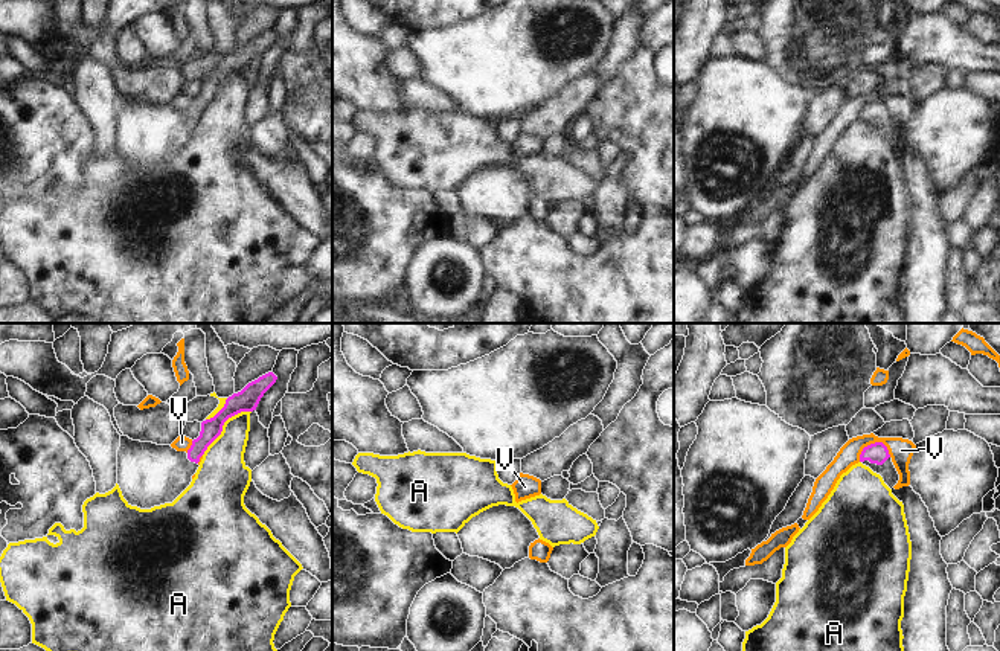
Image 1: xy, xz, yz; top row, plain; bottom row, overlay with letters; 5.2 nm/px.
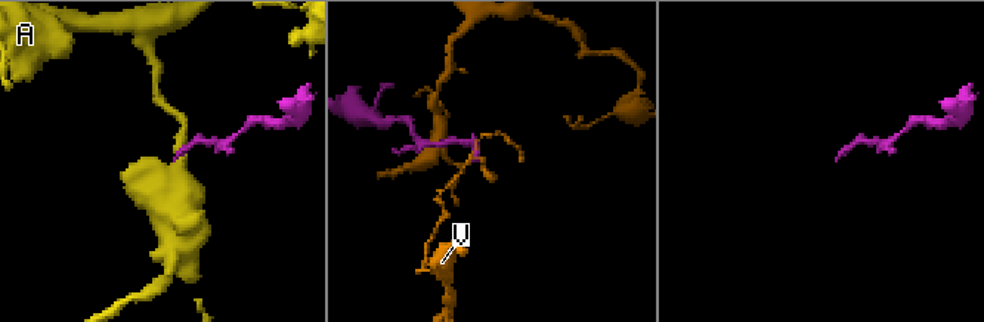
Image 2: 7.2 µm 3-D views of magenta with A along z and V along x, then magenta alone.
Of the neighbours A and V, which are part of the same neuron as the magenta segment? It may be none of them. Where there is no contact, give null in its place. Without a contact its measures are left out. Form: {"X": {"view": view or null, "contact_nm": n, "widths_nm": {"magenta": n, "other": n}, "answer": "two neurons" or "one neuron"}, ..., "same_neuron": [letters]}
{"A": {"view": "xy", "contact_nm": 360, "widths_nm": {"magenta": 120, "other": 240}, "answer": "two neurons"}, "V": {"view": "yz", "contact_nm": 180, "widths_nm": {"magenta": 110, "other": 130}, "answer": "two neurons"}, "same_neuron": []}

